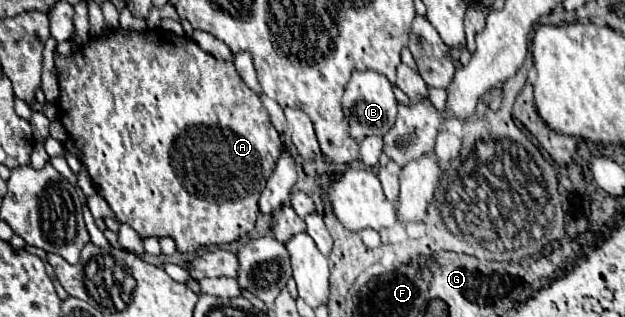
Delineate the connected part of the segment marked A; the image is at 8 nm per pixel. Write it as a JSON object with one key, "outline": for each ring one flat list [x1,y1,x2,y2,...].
{"outline":[[112,28,102,38,92,38,88,44,84,44,80,50,72,52,70,56,56,54,56,74,58,74,58,84,60,84,60,96,58,96,58,120,68,132,68,136,74,140,78,150,82,152,82,164,86,166,92,186,96,192,108,202,112,212,120,222,130,224,140,238,146,236,172,236,176,240,176,246,180,252,194,252,200,246,216,246,224,242,234,242,240,240,242,236,250,234,256,224,258,216,258,198,260,192,264,190,272,170,274,162,278,160,278,150,280,150,280,134,272,126,268,112,264,110,258,94,254,94,238,76,236,68,232,62,216,60,212,54,204,52,192,38,186,36,176,36,170,34,162,28,154,30,144,30,144,32,122,32,120,28]]}

